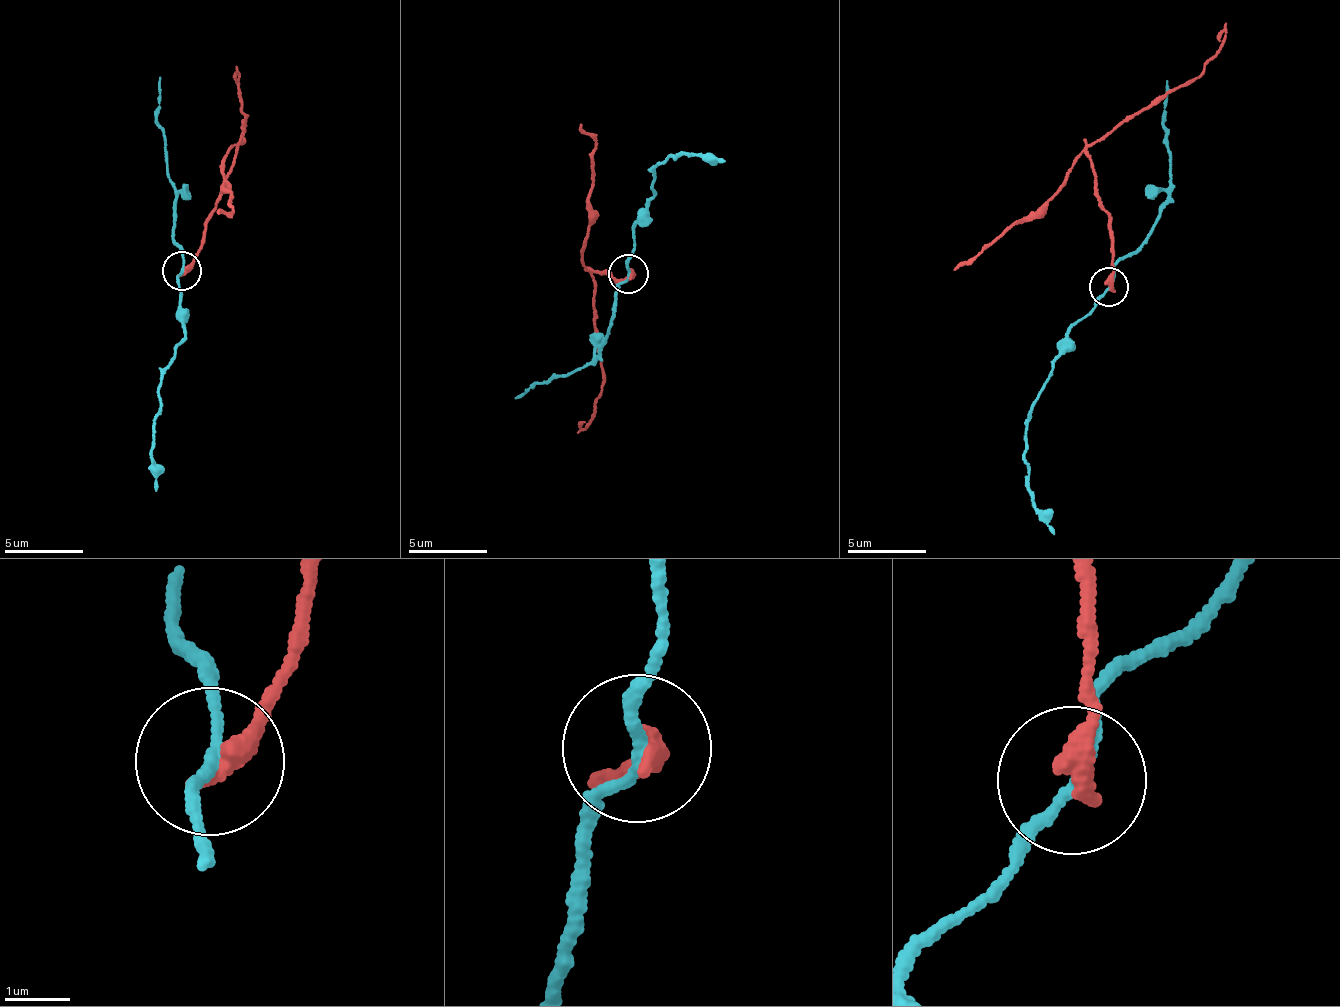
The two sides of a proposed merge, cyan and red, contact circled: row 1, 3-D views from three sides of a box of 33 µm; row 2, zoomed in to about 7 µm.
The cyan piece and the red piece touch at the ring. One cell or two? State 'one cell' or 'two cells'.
two cells

